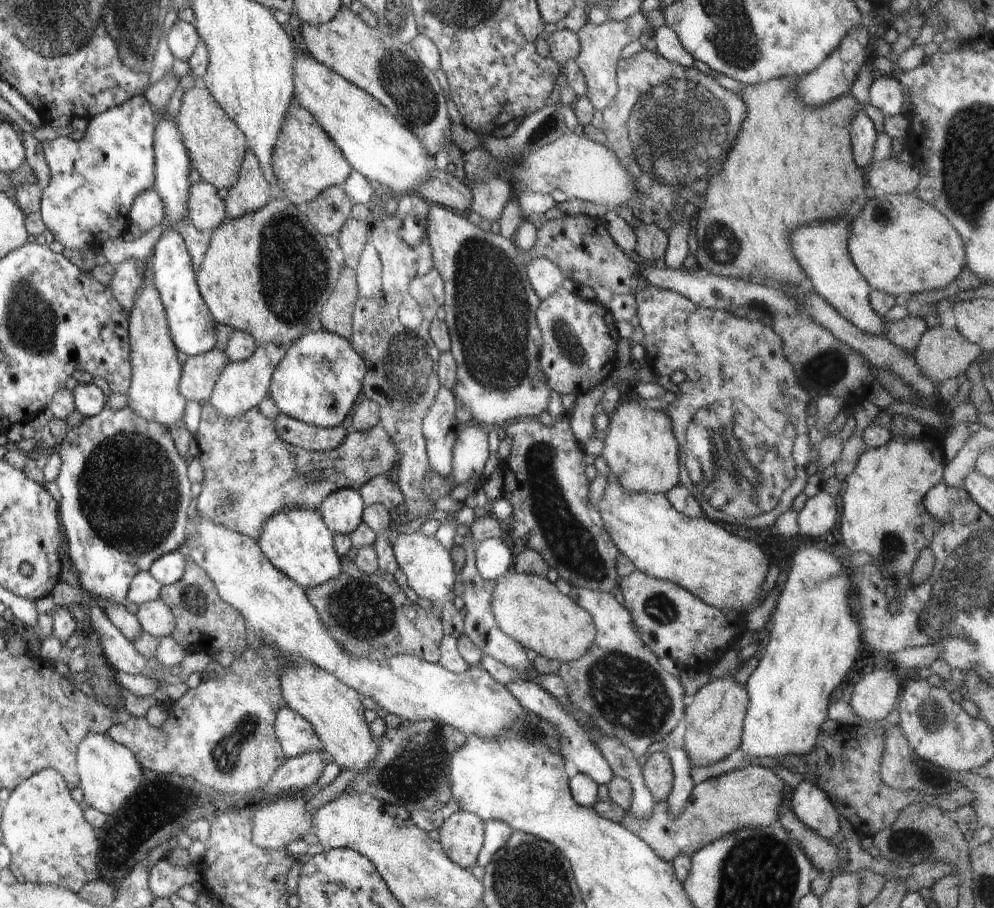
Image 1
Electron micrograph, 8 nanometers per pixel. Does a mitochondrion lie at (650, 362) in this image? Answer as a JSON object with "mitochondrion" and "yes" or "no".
{"mitochondrion":"no"}

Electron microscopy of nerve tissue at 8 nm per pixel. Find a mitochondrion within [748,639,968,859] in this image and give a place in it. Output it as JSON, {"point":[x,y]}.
{"point":[932,717]}

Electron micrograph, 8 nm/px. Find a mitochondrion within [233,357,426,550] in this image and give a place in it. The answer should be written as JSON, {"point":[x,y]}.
{"point":[309,477]}

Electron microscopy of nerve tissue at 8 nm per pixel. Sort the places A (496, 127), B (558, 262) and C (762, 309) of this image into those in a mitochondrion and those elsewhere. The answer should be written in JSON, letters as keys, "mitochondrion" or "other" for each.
{"A":"other","B":"other","C":"other"}

